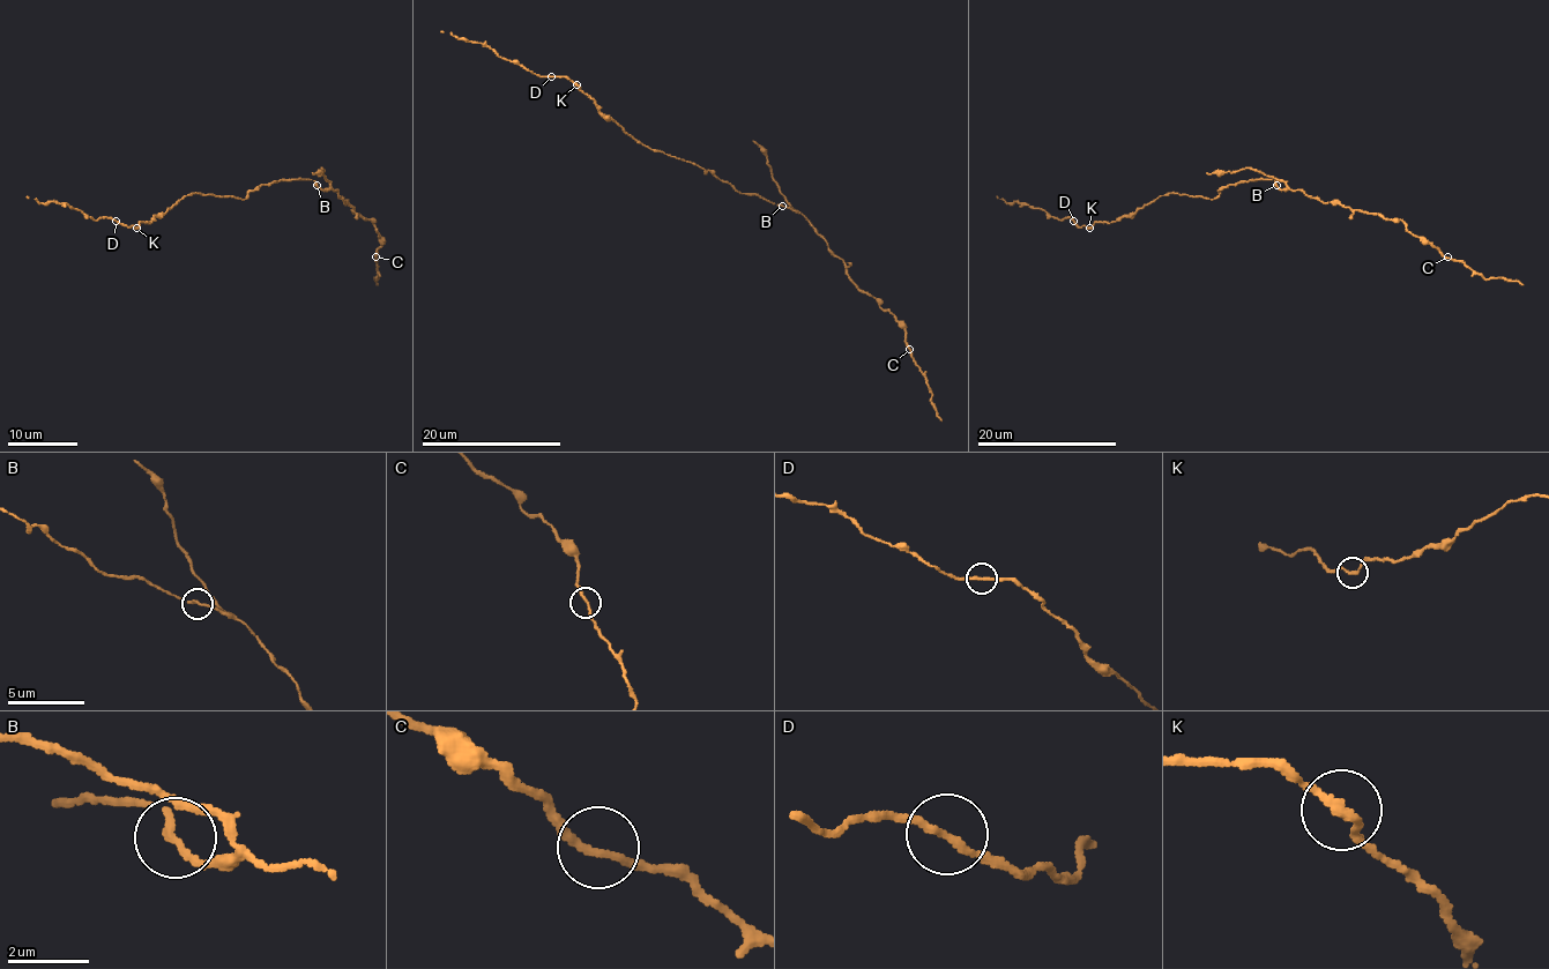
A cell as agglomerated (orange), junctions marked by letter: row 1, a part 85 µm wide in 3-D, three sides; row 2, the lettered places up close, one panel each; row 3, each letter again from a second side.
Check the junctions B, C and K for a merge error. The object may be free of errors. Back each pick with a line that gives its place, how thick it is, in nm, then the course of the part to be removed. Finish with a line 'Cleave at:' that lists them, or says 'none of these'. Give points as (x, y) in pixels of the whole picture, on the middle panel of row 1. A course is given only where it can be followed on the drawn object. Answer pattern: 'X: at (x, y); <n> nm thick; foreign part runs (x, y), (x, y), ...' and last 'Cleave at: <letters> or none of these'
Cleave at: none of these

